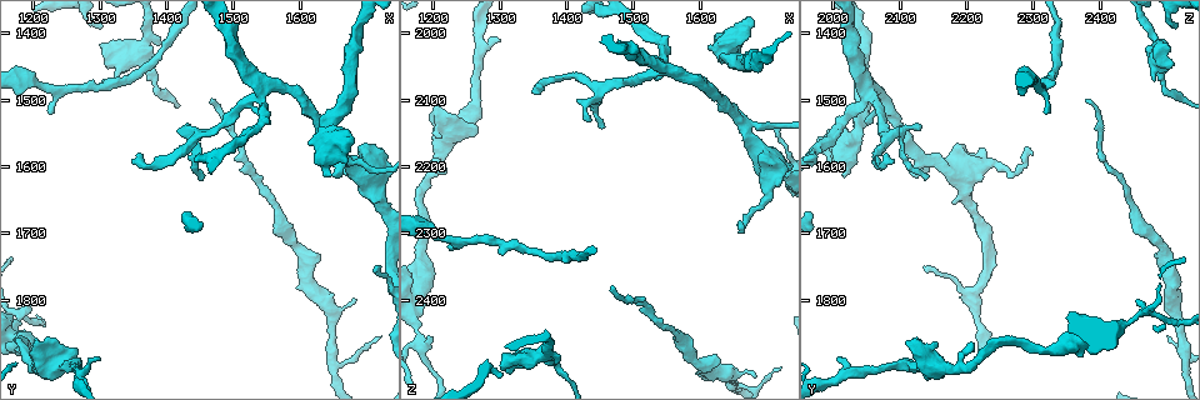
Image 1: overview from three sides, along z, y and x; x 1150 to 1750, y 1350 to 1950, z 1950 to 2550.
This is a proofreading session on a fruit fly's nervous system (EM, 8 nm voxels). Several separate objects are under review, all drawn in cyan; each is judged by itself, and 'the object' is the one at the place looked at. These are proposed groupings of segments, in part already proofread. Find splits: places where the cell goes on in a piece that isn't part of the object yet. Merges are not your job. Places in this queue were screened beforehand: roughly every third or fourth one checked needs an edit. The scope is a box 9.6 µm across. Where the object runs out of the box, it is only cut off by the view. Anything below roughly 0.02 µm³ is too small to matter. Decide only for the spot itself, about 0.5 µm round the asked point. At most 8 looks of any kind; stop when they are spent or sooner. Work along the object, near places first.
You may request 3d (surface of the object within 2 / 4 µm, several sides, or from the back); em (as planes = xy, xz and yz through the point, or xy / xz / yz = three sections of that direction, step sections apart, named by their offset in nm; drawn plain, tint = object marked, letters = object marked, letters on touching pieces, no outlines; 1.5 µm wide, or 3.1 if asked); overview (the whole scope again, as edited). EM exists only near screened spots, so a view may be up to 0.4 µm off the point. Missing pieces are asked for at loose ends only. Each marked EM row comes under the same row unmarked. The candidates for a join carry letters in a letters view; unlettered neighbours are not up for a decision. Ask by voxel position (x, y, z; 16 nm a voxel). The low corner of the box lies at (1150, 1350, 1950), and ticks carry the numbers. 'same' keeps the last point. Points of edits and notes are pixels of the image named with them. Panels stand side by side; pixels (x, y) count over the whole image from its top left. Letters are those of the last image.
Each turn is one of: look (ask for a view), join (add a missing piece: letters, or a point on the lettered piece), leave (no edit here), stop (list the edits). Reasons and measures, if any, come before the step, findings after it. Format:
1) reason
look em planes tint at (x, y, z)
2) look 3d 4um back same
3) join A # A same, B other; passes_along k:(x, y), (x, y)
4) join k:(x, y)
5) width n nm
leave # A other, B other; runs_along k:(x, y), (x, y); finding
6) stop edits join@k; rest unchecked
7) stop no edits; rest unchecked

branch stops here
look 3d 2um at (1295, 1885, 2010)

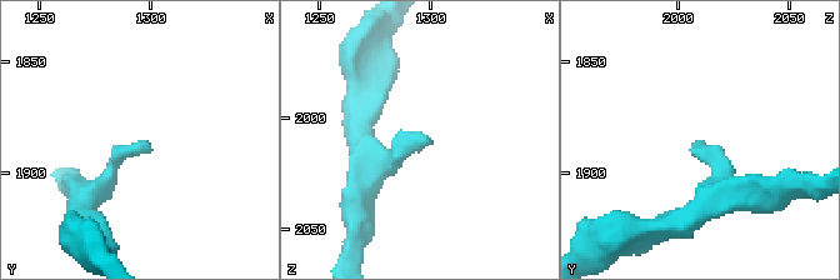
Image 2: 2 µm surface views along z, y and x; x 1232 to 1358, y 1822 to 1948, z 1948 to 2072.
look em planes letters at (1298, 1885, 2011)

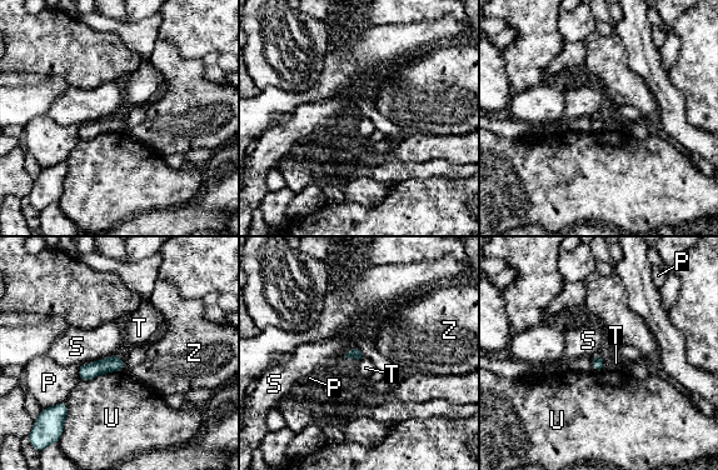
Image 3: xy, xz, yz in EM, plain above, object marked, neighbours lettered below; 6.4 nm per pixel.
longest_contact U 300 nm
leave # P other, S other, T other, U other, Z other; none of them fits

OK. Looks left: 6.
thin end
look em yz step 4 letters at (1465, 1500, 2385)

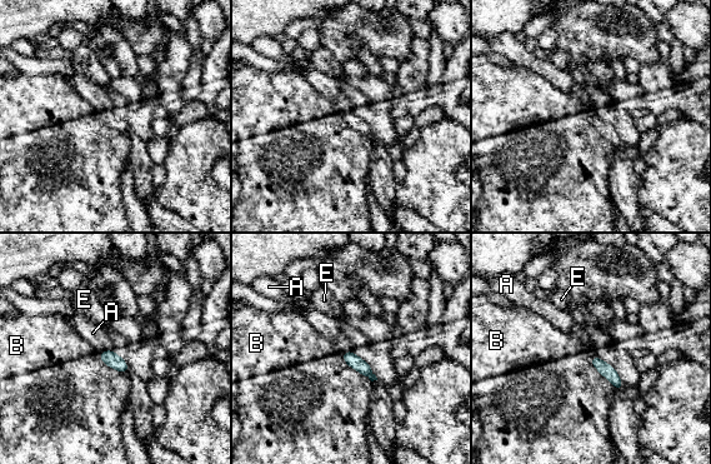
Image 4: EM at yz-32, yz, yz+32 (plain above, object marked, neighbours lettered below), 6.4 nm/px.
join 4:(93, 333) # A same, B other, E other; passes_along 4:(110, 358), (104, 352), (93, 333); it goes on there

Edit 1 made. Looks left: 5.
look overview

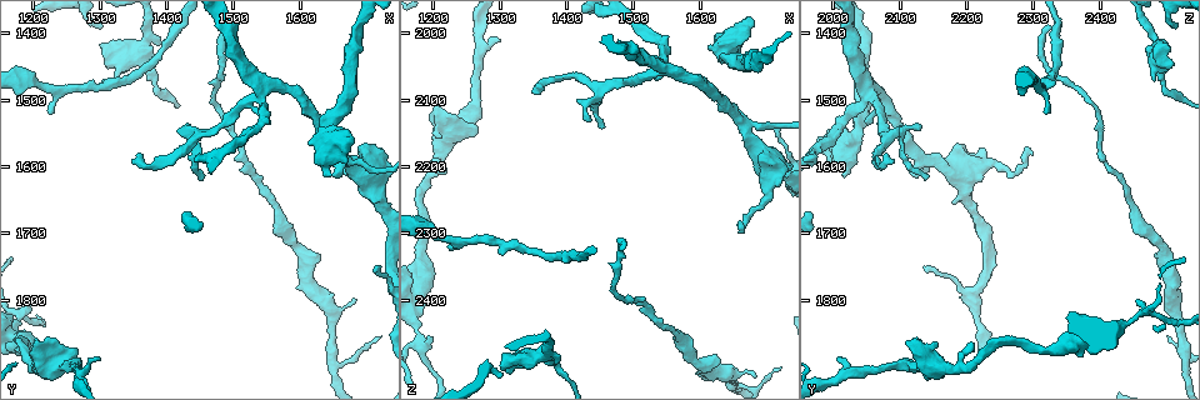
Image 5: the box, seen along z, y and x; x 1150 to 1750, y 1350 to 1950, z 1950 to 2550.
an open end
look em planes letters at (1350, 1595, 2090)

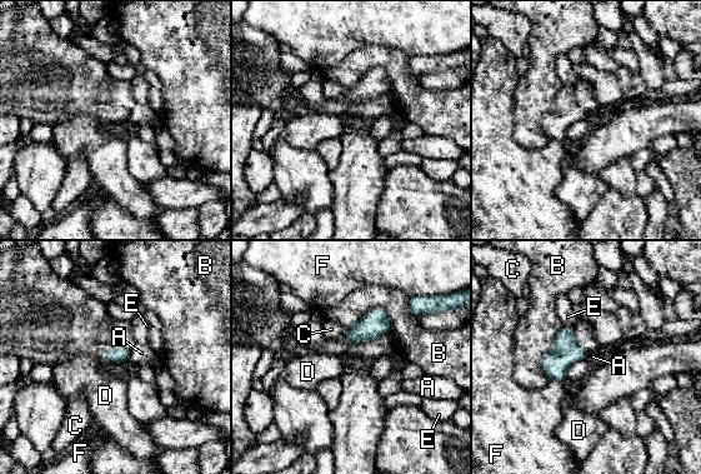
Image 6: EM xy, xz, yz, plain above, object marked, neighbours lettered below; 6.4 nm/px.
longest_contact B 360 nm
leave # A other, B other, C other, D other, E other, F other; no lettered piece goes on from it

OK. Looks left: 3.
stop edits join@4; rest unchecked

